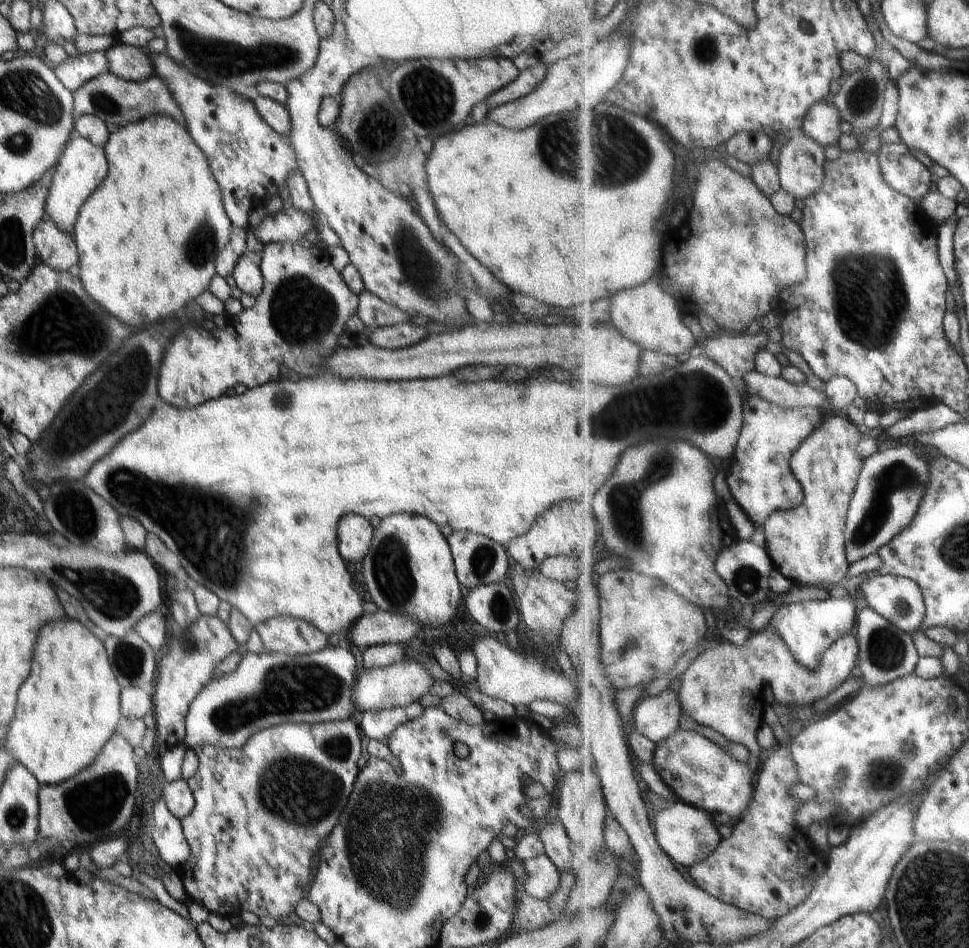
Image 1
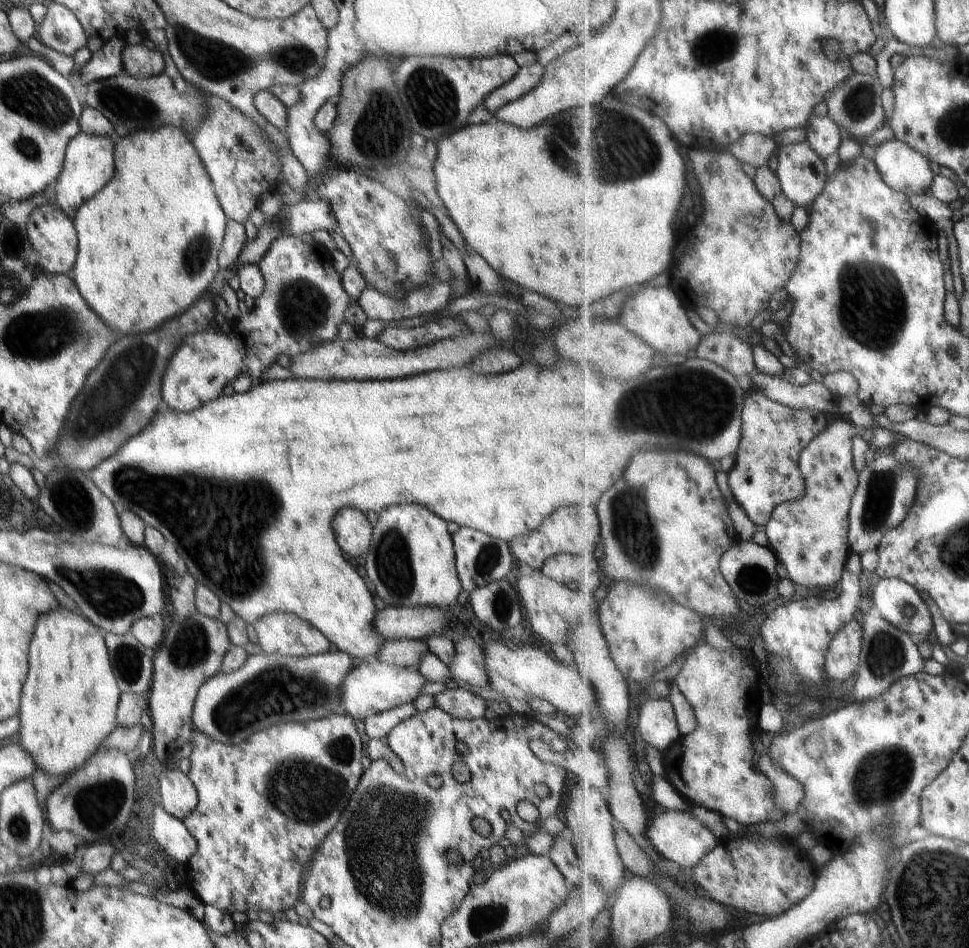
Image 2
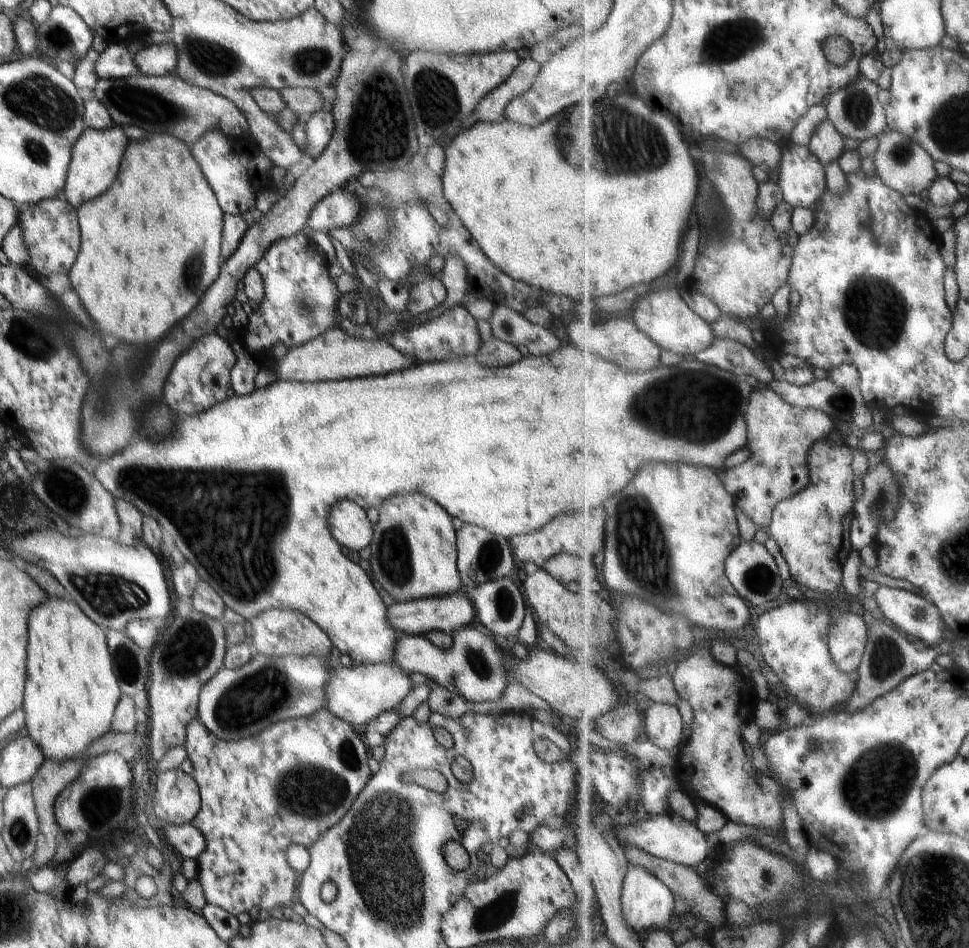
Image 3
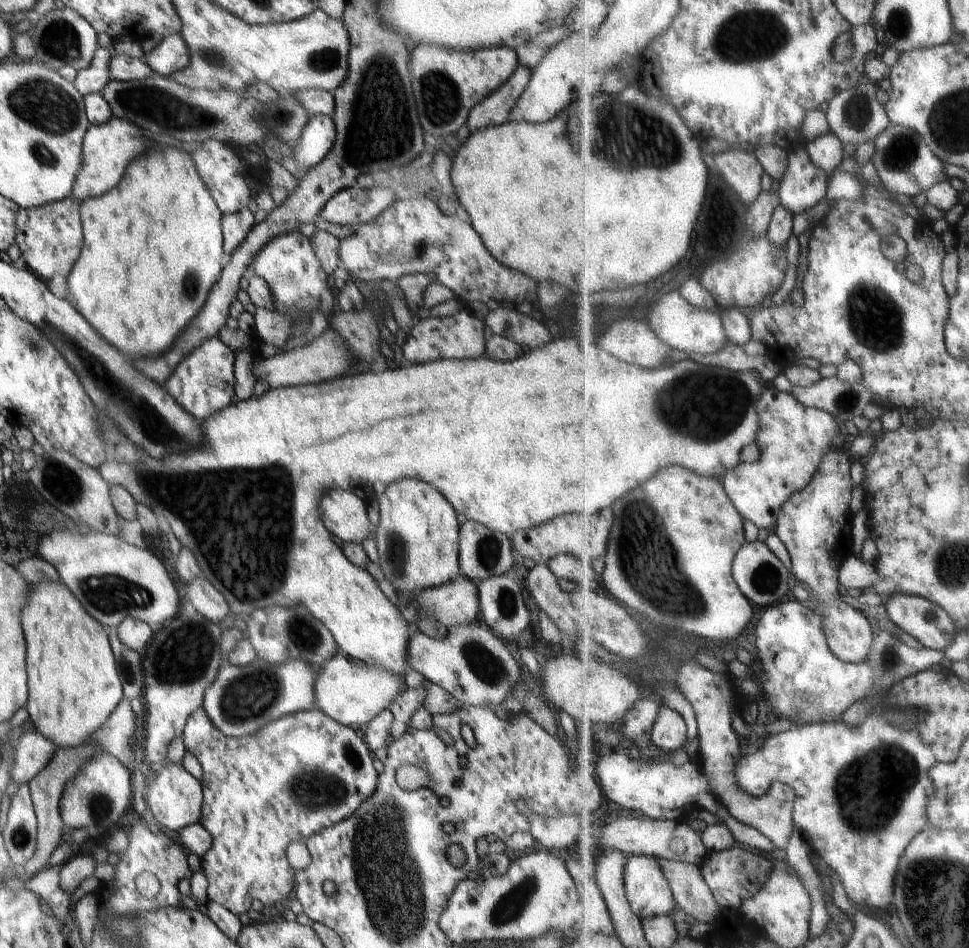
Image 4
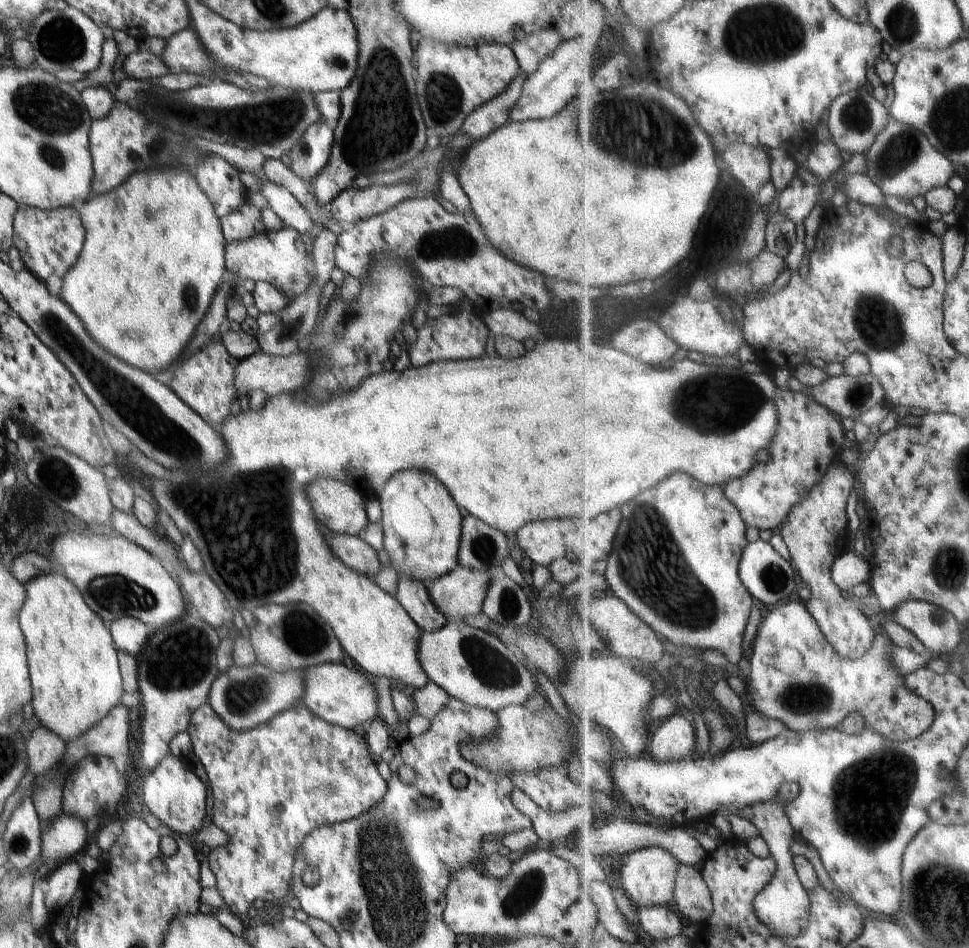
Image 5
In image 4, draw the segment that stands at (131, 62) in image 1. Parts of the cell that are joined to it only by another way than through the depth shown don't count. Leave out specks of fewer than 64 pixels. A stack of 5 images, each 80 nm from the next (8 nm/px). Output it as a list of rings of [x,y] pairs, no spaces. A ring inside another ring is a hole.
[[[178,33],[164,37],[159,45],[144,54],[143,59],[152,72],[165,77],[189,64],[187,44]]]

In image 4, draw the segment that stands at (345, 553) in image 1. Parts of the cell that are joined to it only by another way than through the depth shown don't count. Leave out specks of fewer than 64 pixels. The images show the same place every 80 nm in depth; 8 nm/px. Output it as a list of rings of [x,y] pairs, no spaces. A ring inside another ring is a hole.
[[[330,490],[320,501],[320,518],[340,544],[362,545],[373,531],[367,505],[362,496],[358,498],[346,490]]]

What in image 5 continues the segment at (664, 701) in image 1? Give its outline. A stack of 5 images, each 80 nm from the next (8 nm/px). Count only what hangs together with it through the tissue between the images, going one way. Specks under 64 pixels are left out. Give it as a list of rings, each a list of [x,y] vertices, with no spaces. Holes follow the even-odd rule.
[[[684,712],[659,723],[653,733],[649,751],[654,759],[680,761],[694,756],[696,727]]]

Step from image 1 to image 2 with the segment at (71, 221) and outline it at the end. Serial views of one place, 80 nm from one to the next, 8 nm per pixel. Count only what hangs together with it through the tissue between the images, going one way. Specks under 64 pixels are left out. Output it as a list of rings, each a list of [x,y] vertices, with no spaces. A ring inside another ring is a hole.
[[[80,132],[68,142],[62,173],[58,175],[57,181],[54,184],[53,195],[55,196],[52,202],[60,207],[60,211],[69,219],[73,220],[77,214],[77,209],[86,203],[94,194],[97,194],[114,175],[114,160],[113,160],[113,144],[114,137],[94,137]]]

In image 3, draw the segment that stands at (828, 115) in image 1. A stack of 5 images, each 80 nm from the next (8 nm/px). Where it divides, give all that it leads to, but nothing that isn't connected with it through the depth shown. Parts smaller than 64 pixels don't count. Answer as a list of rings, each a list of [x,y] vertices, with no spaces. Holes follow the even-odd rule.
[[[829,118],[817,126],[809,146],[826,166],[839,161],[846,151],[844,135]]]

